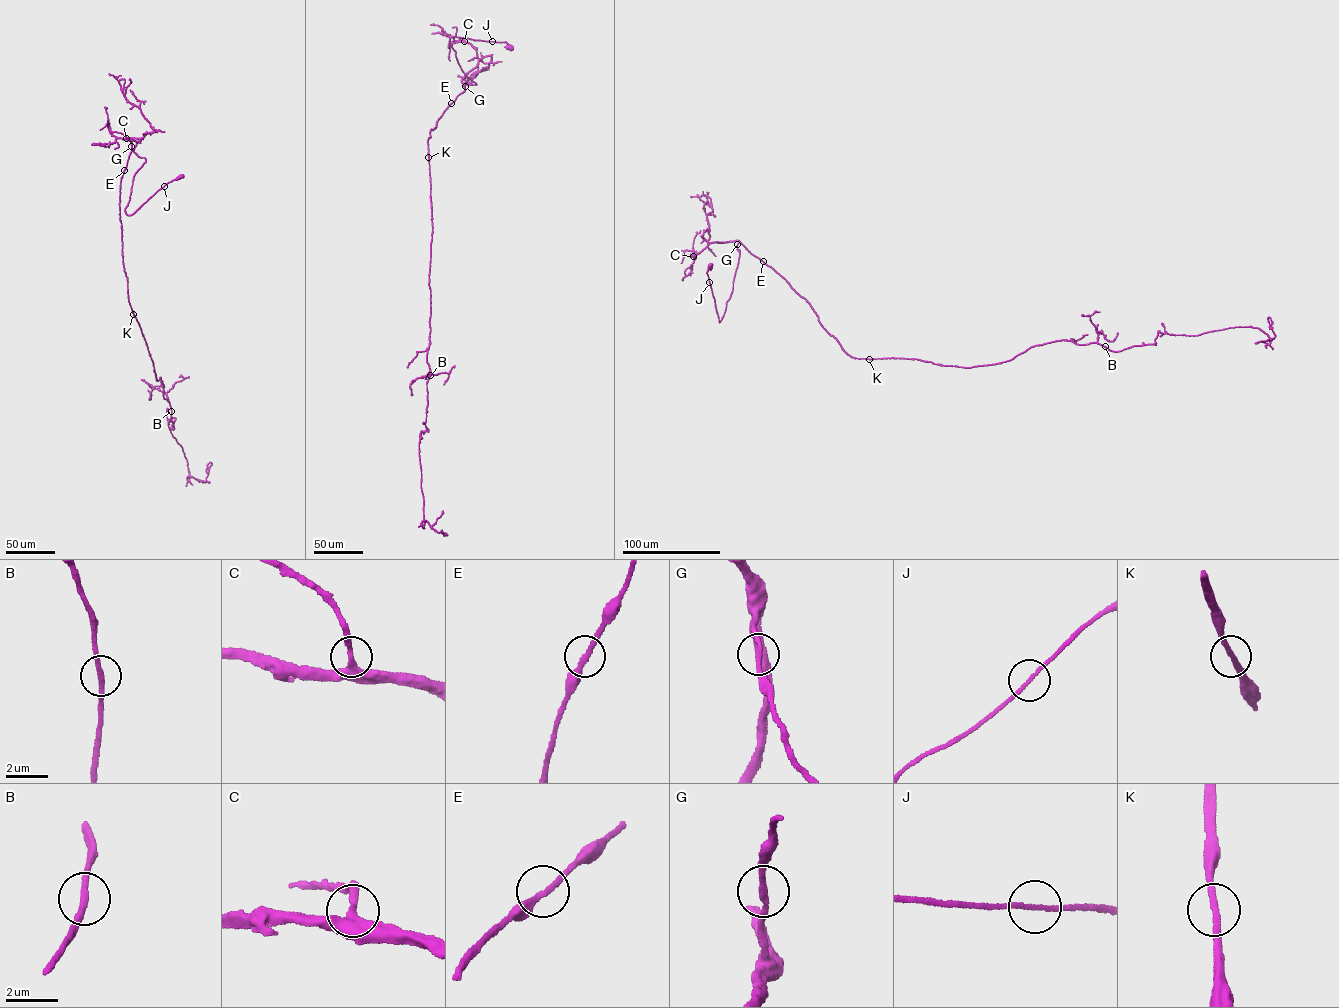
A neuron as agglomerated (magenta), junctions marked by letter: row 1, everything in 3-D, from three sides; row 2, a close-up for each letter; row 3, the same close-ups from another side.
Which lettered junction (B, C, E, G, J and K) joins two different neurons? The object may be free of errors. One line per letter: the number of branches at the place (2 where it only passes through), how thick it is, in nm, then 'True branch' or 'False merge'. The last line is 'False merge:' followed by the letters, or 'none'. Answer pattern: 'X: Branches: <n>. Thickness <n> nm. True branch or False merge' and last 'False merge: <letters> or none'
B: Branches: 2. Thickness 260 nm. True branch
C: Branches: 2. Thickness 320 nm. True branch
E: Branches: 2. Thickness 240 nm. True branch
G: Branches: 2. Thickness 220 nm. True branch
J: Branches: 2. Thickness 170 nm. True branch
K: Branches: 2. Thickness 220 nm. True branch
False merge: none

